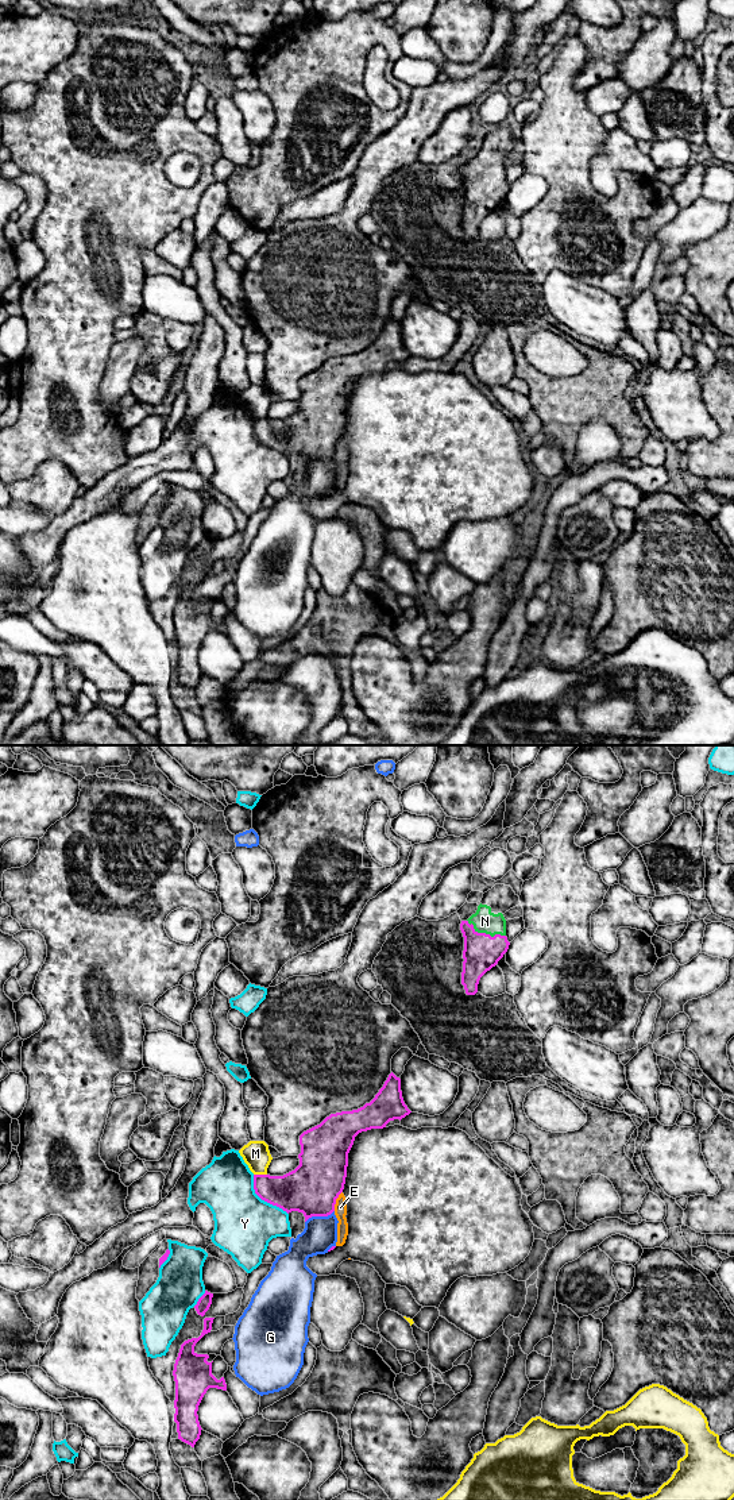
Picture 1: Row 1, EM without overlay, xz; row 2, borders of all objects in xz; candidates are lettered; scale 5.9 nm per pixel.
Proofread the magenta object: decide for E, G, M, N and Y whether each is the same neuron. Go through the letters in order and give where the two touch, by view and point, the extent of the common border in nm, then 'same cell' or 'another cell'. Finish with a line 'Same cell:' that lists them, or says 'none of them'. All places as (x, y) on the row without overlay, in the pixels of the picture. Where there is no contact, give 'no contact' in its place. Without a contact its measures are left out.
E: contact xz (335, 444); length 130 nm; another cell
G: contact xz (319, 459); length 190 nm; another cell
M: contact xz (261, 419); length 80 nm; another cell
N: contact xz (485, 177); length 260 nm; same cell
Y: contact xz (263, 443); length 320 nm; another cell
Same cell: N

